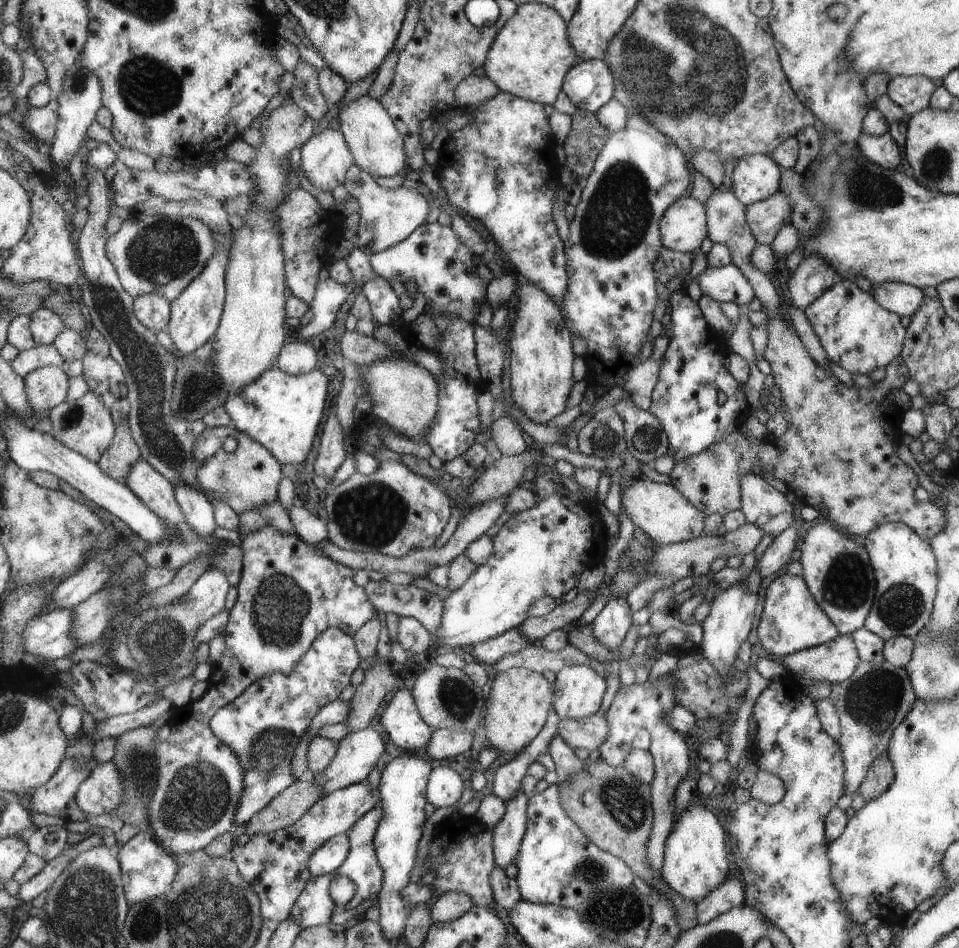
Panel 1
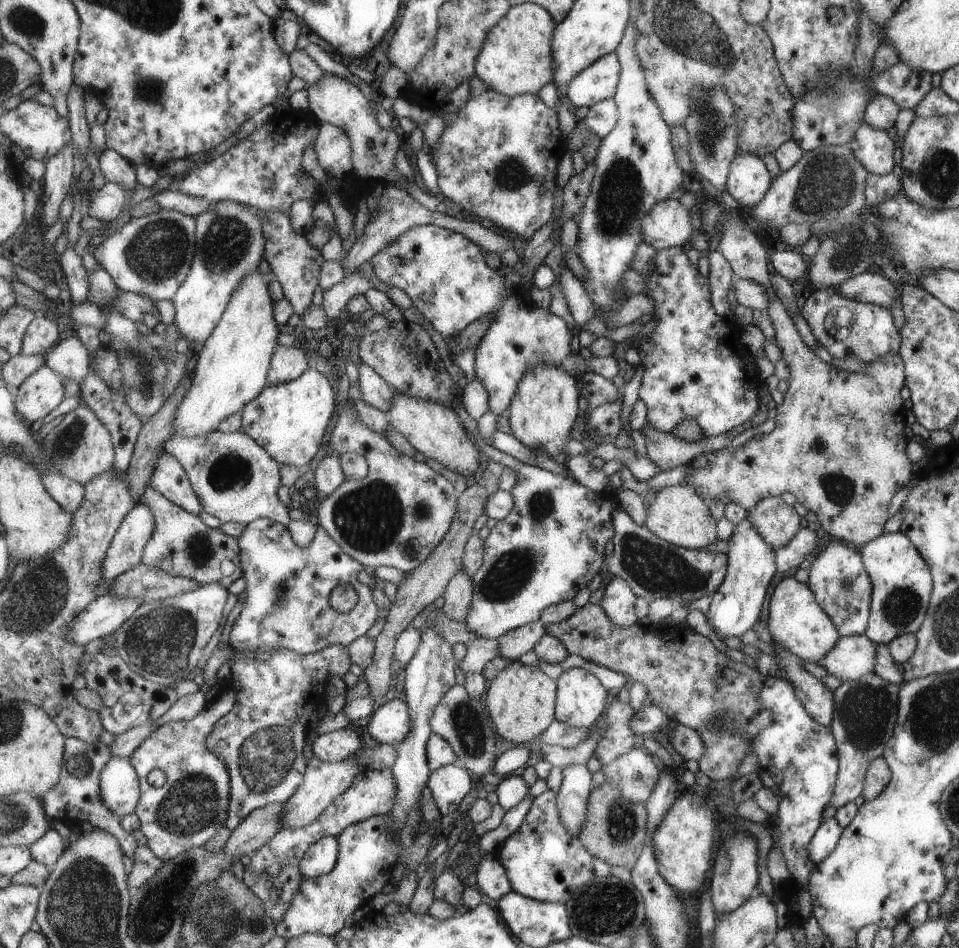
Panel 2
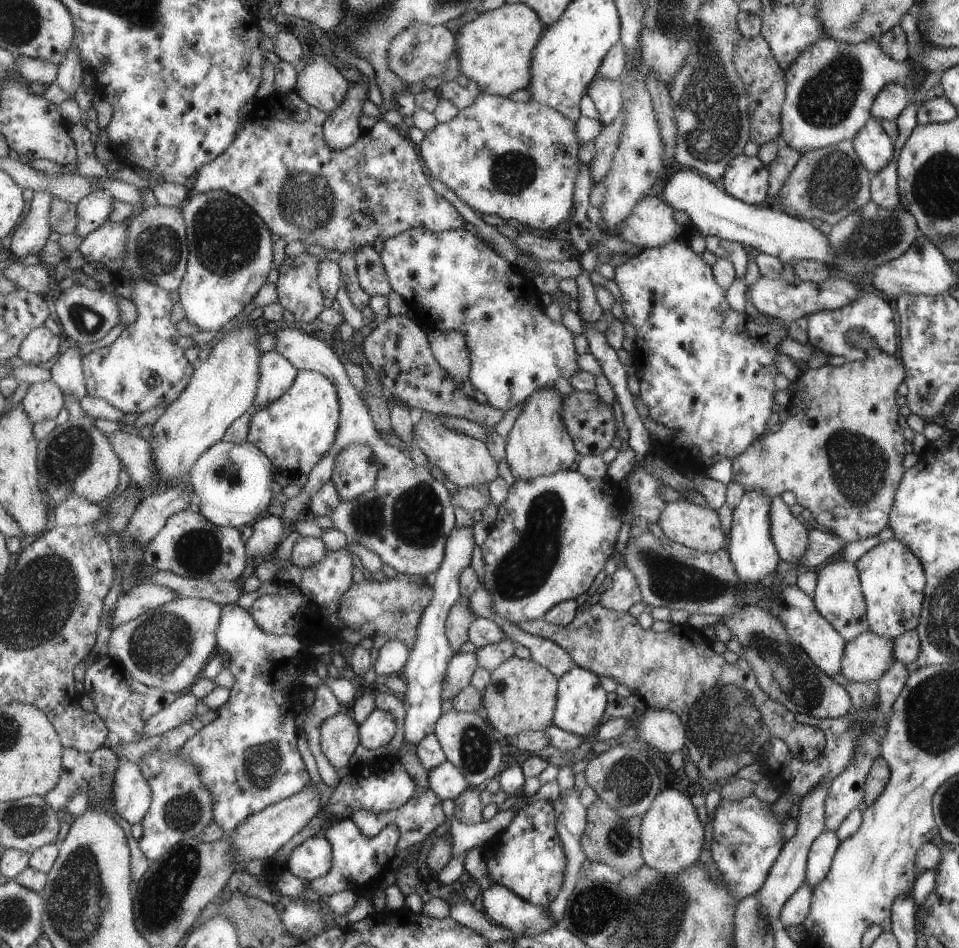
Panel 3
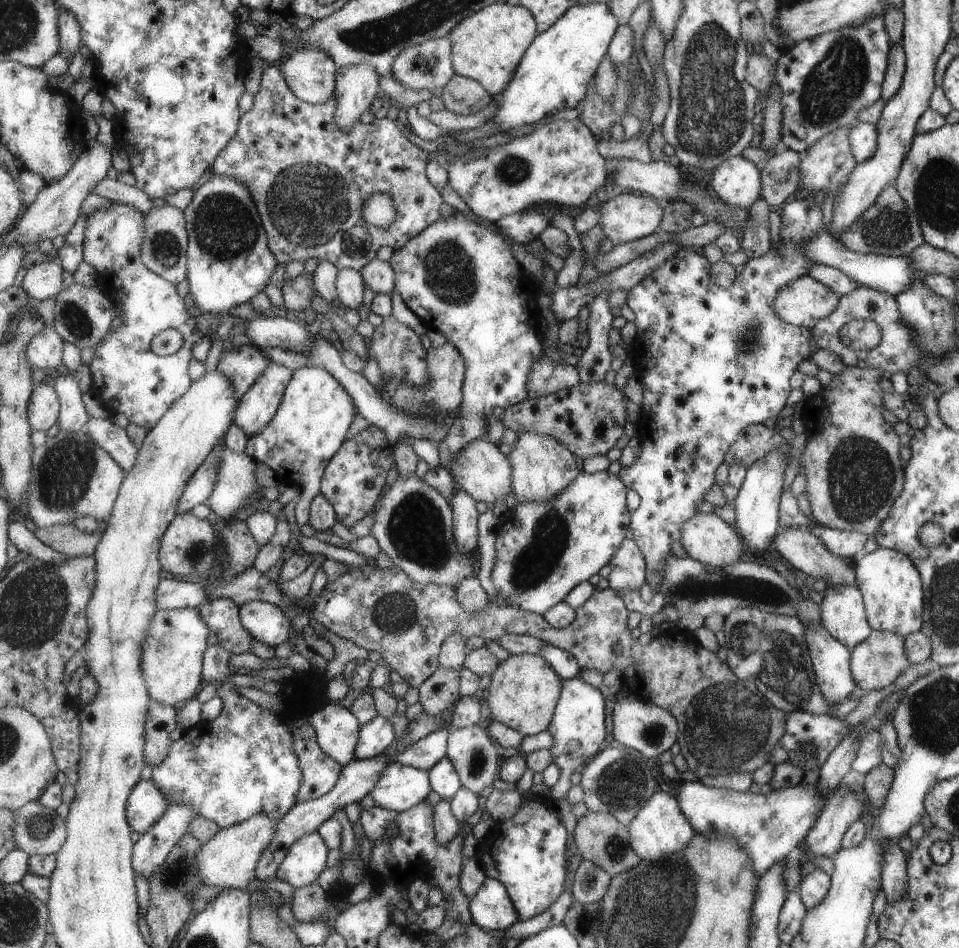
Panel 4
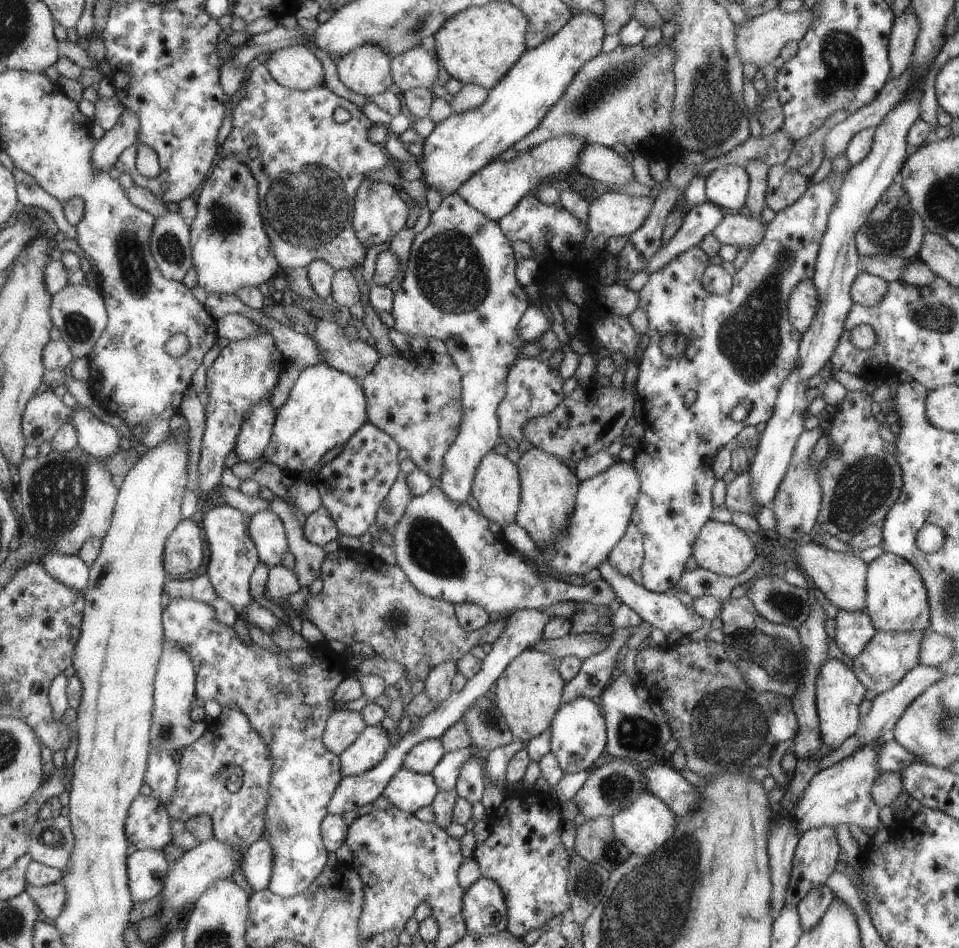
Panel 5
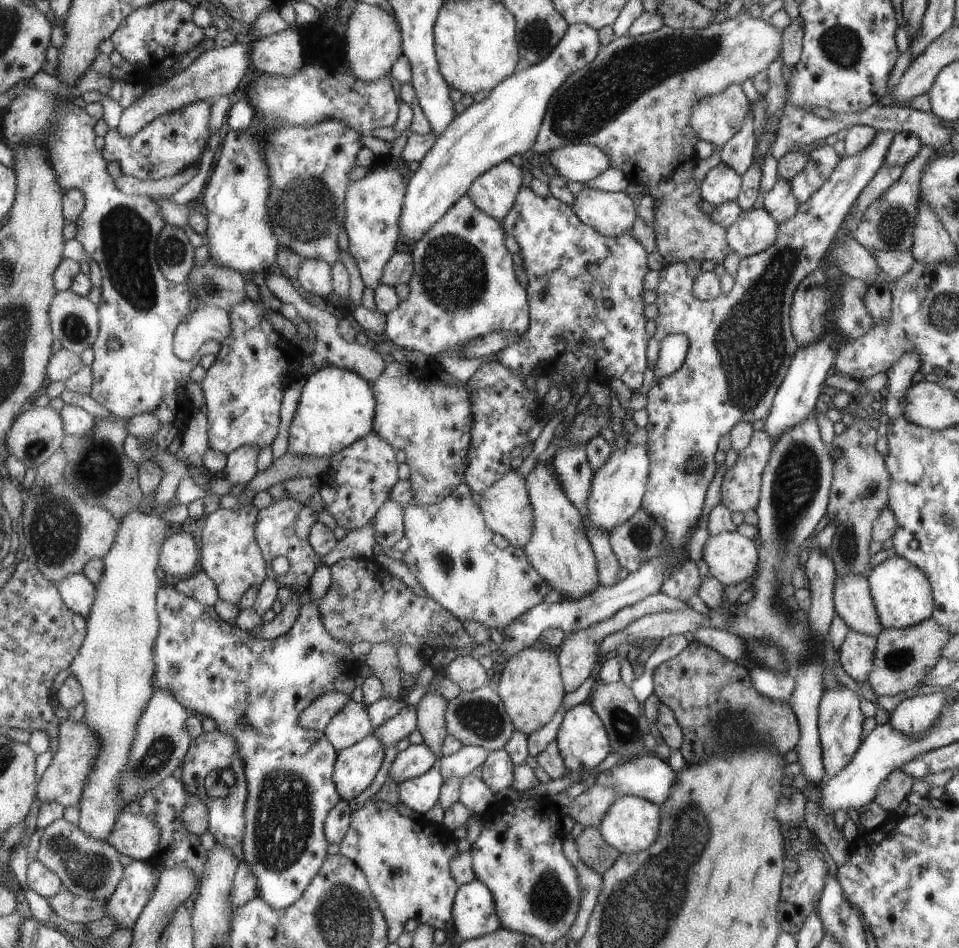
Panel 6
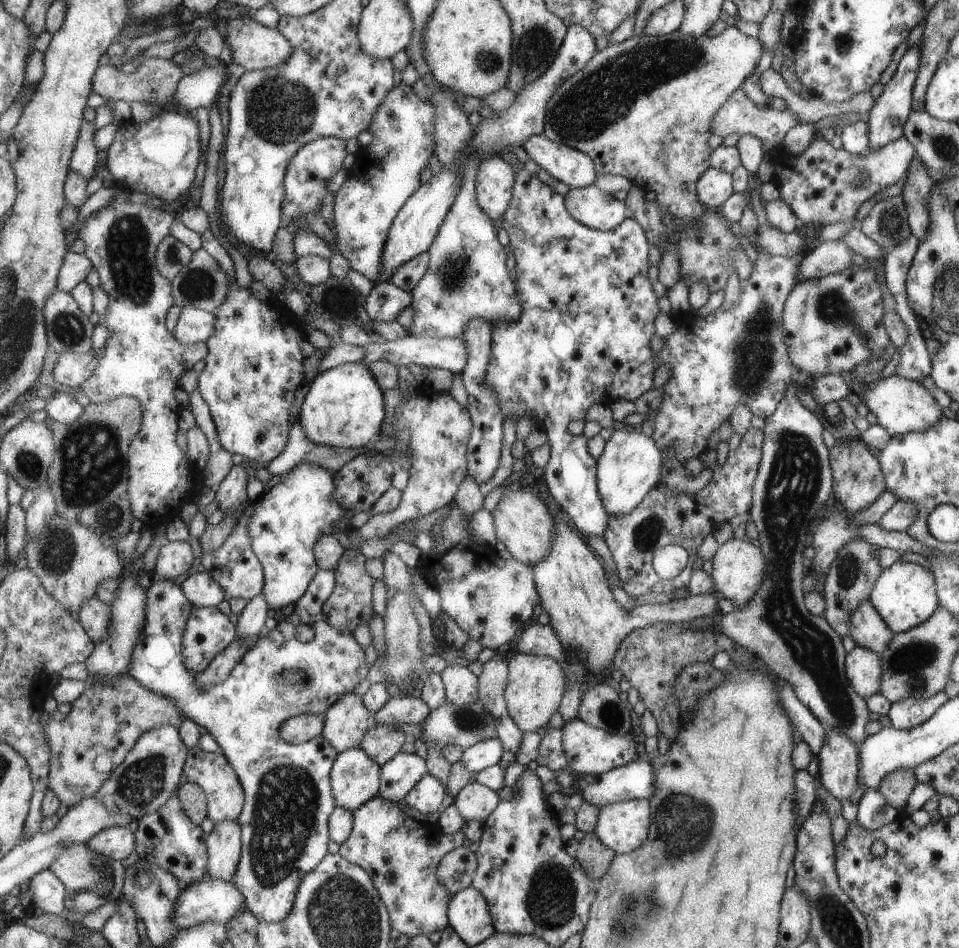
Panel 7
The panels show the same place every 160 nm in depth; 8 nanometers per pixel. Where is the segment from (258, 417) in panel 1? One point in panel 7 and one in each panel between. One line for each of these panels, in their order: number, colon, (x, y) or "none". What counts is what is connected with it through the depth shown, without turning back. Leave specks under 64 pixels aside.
2: (290, 421)
3: (296, 431)
4: (311, 425)
5: (325, 407)
6: (337, 407)
7: (345, 407)

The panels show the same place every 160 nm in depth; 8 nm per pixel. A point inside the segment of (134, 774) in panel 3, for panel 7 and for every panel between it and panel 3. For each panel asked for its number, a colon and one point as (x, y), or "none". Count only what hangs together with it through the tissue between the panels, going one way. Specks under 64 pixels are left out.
4: (147, 803)
5: (149, 825)
6: (137, 836)
7: (117, 842)

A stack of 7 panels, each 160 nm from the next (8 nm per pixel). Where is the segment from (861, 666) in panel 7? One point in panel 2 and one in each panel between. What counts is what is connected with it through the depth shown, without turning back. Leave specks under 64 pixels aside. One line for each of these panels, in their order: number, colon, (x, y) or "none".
2: (841, 586)
3: (838, 596)
4: (843, 614)
5: (853, 631)
6: (856, 653)

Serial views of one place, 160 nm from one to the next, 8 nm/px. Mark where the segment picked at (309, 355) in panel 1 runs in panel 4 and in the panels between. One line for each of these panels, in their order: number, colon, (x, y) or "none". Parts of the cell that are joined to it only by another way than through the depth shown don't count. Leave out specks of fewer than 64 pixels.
2: (289, 363)
3: (277, 373)
4: (257, 409)

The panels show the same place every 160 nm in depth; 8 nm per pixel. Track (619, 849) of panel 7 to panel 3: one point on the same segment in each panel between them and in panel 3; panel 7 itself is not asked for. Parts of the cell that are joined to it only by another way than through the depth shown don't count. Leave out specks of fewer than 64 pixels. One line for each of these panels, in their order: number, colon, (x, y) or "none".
3: (670, 835)
4: (660, 828)
5: (644, 826)
6: (631, 824)

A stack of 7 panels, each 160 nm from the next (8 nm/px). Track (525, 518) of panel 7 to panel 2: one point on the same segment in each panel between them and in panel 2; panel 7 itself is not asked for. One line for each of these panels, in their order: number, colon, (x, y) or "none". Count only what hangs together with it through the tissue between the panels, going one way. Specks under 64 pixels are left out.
2: (435, 430)
3: (467, 461)
4: (481, 469)
5: (497, 488)
6: (506, 505)

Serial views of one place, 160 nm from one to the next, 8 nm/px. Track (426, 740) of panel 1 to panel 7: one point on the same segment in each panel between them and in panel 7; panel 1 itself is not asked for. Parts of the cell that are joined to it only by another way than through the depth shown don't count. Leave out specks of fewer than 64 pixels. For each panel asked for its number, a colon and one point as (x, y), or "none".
2: (390, 724)
3: (379, 729)
4: (376, 736)
5: (372, 746)
6: (356, 768)
7: (356, 778)

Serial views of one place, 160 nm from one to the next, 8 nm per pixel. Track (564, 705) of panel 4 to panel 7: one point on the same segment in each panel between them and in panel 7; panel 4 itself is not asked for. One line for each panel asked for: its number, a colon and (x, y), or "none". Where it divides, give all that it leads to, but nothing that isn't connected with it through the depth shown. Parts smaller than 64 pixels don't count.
5: (577, 736)
6: (582, 741)
7: (591, 751)

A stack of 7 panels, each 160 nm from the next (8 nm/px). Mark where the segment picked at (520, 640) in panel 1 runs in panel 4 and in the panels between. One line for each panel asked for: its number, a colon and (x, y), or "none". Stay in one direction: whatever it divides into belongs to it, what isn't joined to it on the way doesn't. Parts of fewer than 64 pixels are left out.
2: (480, 651)
3: (462, 667)
4: (442, 691)

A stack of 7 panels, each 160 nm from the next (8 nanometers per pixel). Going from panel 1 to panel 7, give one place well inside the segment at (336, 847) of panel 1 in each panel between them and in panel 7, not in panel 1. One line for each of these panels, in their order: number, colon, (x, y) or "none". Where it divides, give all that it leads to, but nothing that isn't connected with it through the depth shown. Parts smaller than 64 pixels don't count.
2: (321, 859)
3: (312, 859)
4: (307, 859)
5: (288, 695)
6: (256, 689)
7: (285, 821)

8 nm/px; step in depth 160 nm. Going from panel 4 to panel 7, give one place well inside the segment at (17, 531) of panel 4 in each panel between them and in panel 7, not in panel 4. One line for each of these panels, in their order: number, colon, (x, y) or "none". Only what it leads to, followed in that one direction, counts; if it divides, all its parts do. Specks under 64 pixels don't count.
5: (70, 568)
6: (79, 593)
7: (95, 615)

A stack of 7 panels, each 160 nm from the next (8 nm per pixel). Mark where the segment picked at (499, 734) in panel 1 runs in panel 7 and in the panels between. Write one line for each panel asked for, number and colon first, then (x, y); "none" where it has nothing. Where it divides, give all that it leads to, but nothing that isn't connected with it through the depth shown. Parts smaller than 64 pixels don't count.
2: (522, 701)
3: (522, 695)
4: (525, 691)
5: (530, 692)
6: (532, 688)
7: (536, 688)

